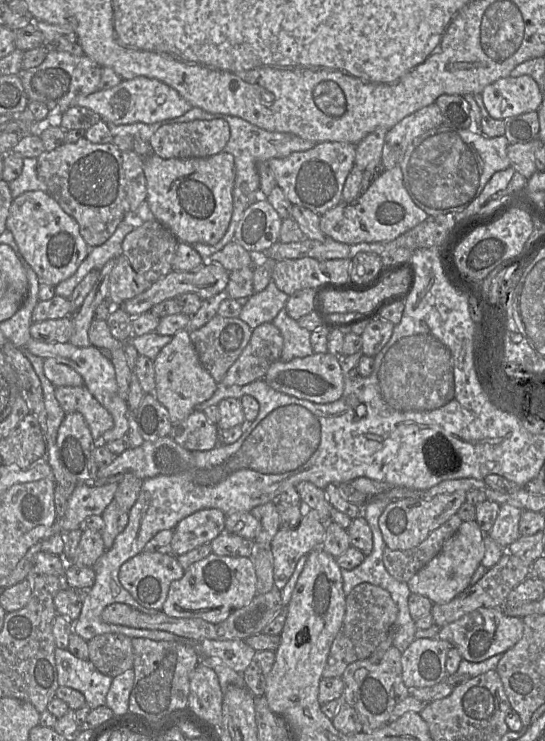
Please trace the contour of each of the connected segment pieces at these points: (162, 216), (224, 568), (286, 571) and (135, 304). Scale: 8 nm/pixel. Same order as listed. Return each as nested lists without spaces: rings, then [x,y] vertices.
[[[220,152],[204,158],[163,159],[156,154],[144,158],[147,199],[155,220],[165,226],[180,242],[190,245],[215,245],[225,235],[233,214],[235,163],[232,154]]]
[[[211,553],[193,563],[181,579],[171,583],[162,612],[170,617],[200,618],[220,623],[229,615],[251,602],[257,595],[256,570],[251,557],[220,556]]]
[[[303,509],[302,519],[295,528],[281,527],[270,548],[274,557],[274,584],[282,590],[293,574],[299,559],[322,546],[326,524],[315,511]]]
[[[204,261],[192,272],[172,270],[164,278],[150,284],[143,293],[125,301],[121,307],[131,317],[137,317],[165,300],[176,299],[186,293],[195,293],[202,300],[207,300],[223,291],[228,282],[228,271],[221,265]]]

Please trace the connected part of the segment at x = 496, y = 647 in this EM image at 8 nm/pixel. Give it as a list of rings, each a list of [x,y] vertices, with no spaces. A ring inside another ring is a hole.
[[[478,608],[441,627],[438,639],[448,641],[464,660],[479,663],[497,654],[504,654],[521,639],[523,631],[523,620],[506,615],[503,608]]]

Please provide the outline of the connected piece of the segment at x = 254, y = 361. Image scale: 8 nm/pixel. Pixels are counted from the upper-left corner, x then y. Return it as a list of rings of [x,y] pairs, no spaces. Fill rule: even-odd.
[[[265,322],[252,330],[251,338],[240,356],[228,369],[220,386],[242,386],[257,379],[264,378],[270,366],[278,361],[283,349],[283,336],[280,330],[272,323]]]

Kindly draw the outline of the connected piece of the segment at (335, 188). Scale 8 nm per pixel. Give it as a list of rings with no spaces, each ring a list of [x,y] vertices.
[[[337,141],[316,144],[311,149],[293,152],[284,158],[267,161],[277,185],[292,204],[303,206],[321,215],[342,201],[345,180],[355,165],[356,146]]]

